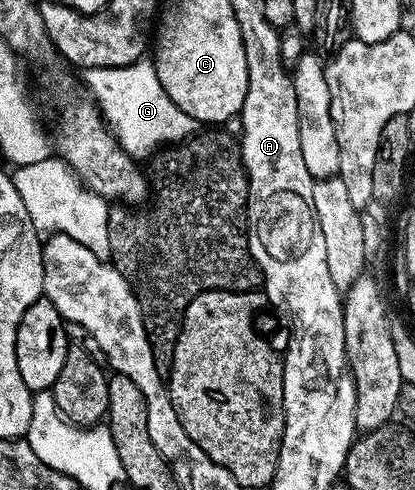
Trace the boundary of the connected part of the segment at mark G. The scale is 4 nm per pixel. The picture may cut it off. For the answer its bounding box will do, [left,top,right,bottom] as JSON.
[85,57,195,161]

